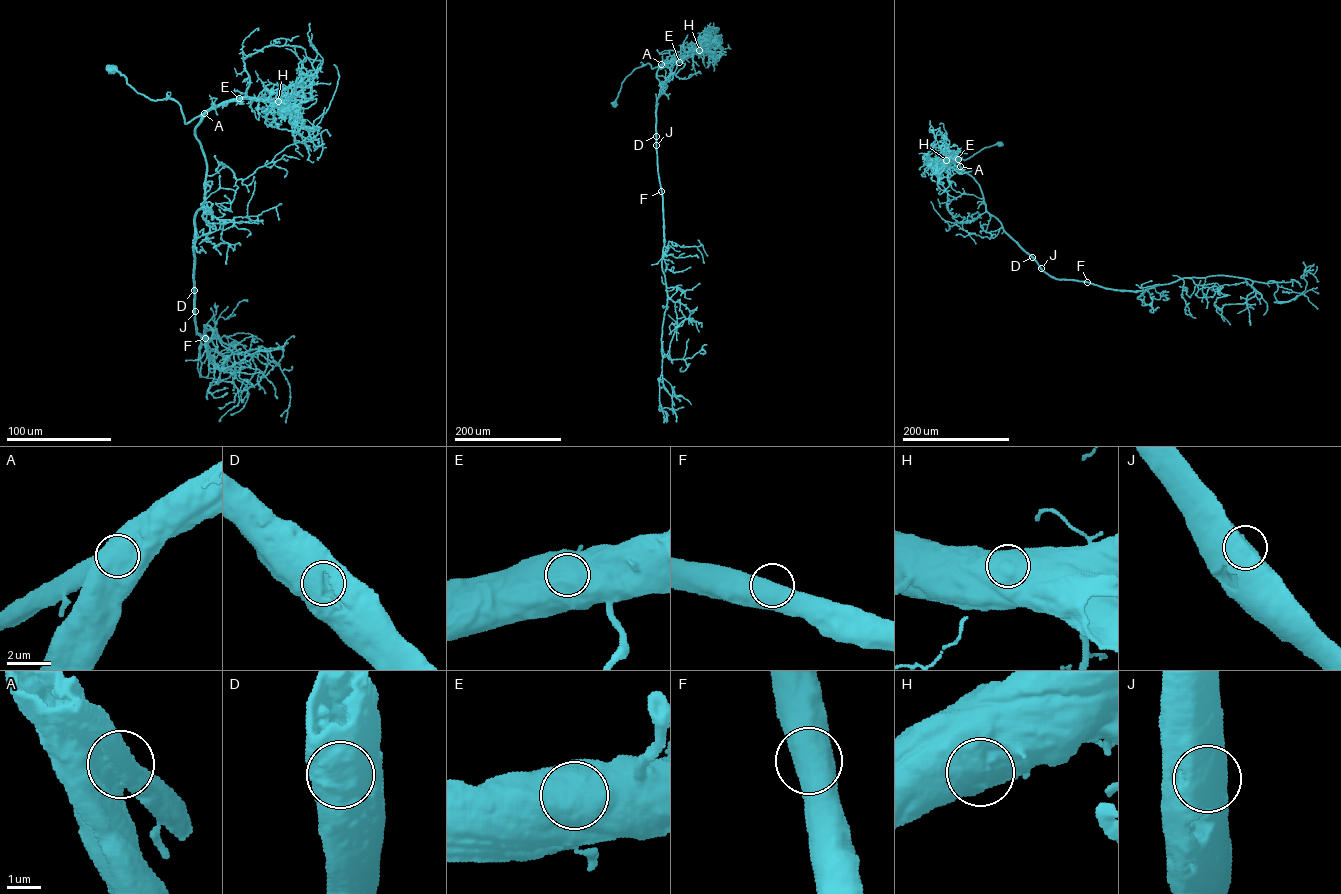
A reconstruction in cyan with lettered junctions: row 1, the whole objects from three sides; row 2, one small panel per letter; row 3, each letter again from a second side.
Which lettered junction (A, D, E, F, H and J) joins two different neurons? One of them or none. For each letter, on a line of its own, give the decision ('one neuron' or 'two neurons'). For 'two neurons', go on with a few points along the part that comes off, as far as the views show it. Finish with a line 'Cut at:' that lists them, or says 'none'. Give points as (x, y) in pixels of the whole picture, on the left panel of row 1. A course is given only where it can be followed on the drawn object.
A: one neuron
D: one neuron
E: one neuron
F: one neuron
H: one neuron
J: one neuron
Cut at: none

